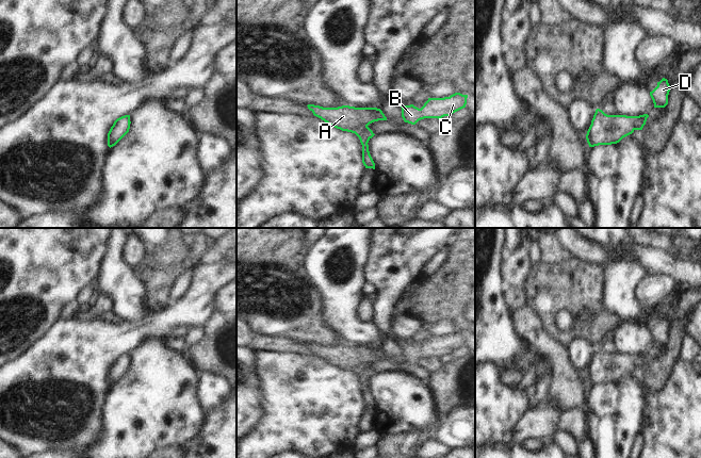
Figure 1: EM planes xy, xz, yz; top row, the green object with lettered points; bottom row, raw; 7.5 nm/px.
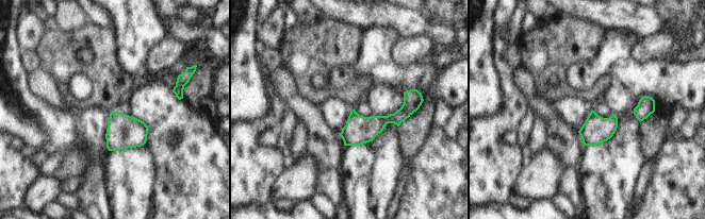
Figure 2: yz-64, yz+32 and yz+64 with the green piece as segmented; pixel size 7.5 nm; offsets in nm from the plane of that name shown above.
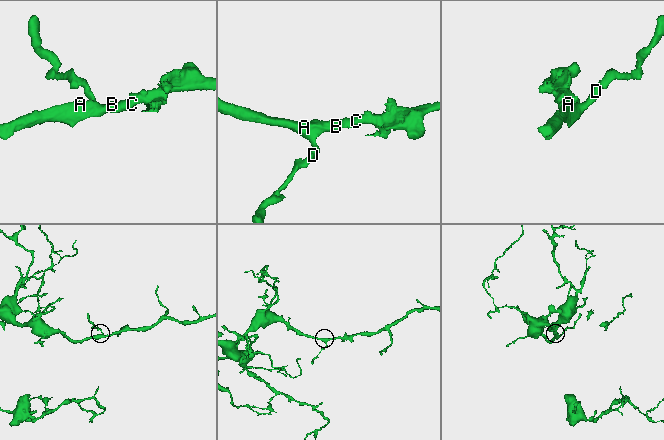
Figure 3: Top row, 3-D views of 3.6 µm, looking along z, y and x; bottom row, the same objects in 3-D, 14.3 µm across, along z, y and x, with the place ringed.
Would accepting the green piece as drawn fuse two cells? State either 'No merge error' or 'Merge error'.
No merge error.

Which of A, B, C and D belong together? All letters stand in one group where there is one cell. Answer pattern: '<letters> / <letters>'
A B C D

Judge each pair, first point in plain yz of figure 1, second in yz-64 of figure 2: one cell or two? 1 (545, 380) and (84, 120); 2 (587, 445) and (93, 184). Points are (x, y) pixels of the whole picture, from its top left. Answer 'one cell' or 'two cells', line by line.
1: two cells
2: one cell

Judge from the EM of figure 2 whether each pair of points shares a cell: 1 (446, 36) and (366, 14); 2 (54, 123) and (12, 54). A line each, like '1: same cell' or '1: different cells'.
1: same cell
2: same cell

